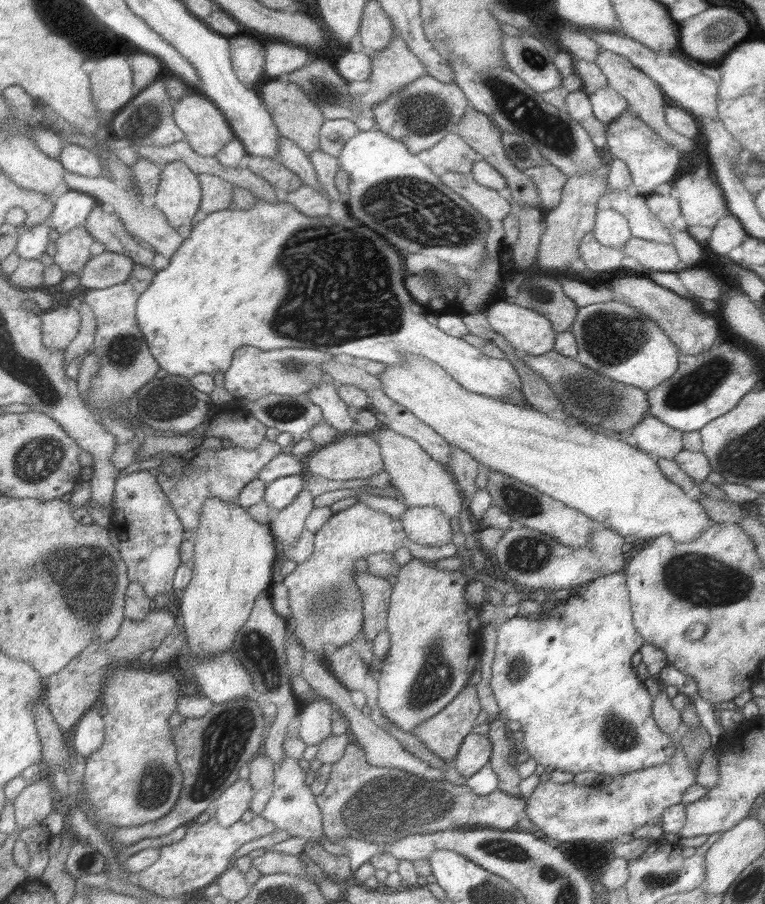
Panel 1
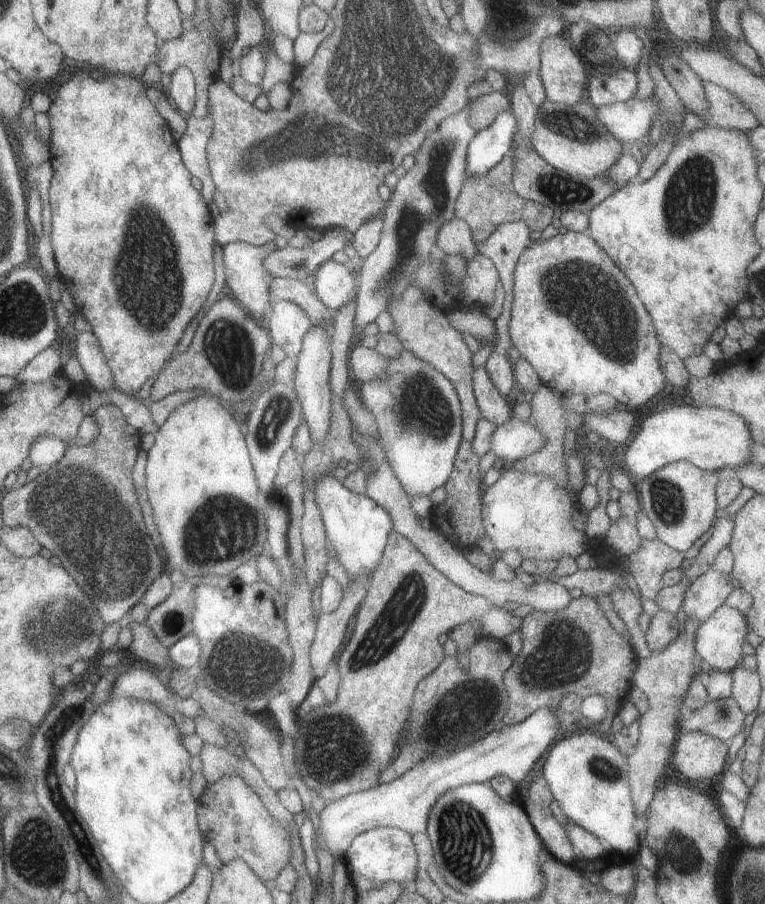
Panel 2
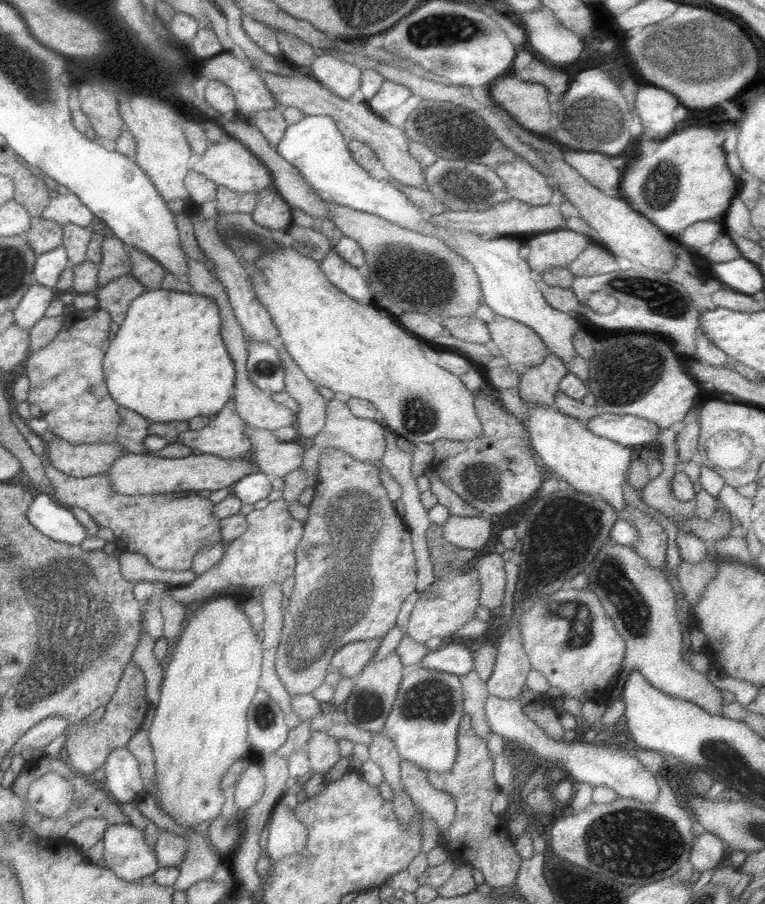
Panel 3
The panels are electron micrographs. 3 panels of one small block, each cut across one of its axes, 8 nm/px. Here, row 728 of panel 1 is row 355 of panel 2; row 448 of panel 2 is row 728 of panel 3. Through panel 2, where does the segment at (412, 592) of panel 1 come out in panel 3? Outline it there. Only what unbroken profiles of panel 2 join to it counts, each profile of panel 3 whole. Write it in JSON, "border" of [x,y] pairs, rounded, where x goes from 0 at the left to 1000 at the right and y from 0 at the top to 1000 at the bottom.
{"border":[[[553,737],[532,739],[514,785],[495,812],[514,819],[524,841],[535,841],[556,854],[566,854],[566,858],[571,861],[574,856],[587,854],[597,836],[597,810],[600,799],[608,792],[603,777],[600,748],[561,741]]]}

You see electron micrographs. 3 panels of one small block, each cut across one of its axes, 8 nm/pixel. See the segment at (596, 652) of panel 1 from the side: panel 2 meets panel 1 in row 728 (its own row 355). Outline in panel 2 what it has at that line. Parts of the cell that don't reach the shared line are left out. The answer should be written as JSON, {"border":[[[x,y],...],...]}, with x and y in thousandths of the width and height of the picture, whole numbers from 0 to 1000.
{"border":[[[754,257],[728,259],[718,265],[699,265],[681,279],[676,294],[673,294],[673,303],[671,303],[671,334],[668,334],[665,374],[668,374],[668,381],[671,381],[668,392],[678,394],[681,398],[689,398],[697,405],[697,409],[702,412],[707,425],[723,429],[733,438],[744,438],[744,436],[757,436],[757,438],[796,436],[807,442],[807,447],[812,451],[830,451],[830,449],[838,449],[838,447],[854,442],[869,429],[869,423],[872,423],[869,416],[867,416],[867,407],[864,407],[864,385],[867,383],[859,374],[859,365],[854,361],[854,354],[851,354],[846,341],[841,341],[841,336],[835,334],[827,316],[822,314],[822,310],[817,308],[812,296],[807,292],[801,292],[801,288],[793,283],[793,279],[788,279],[770,259],[754,259]]]}

